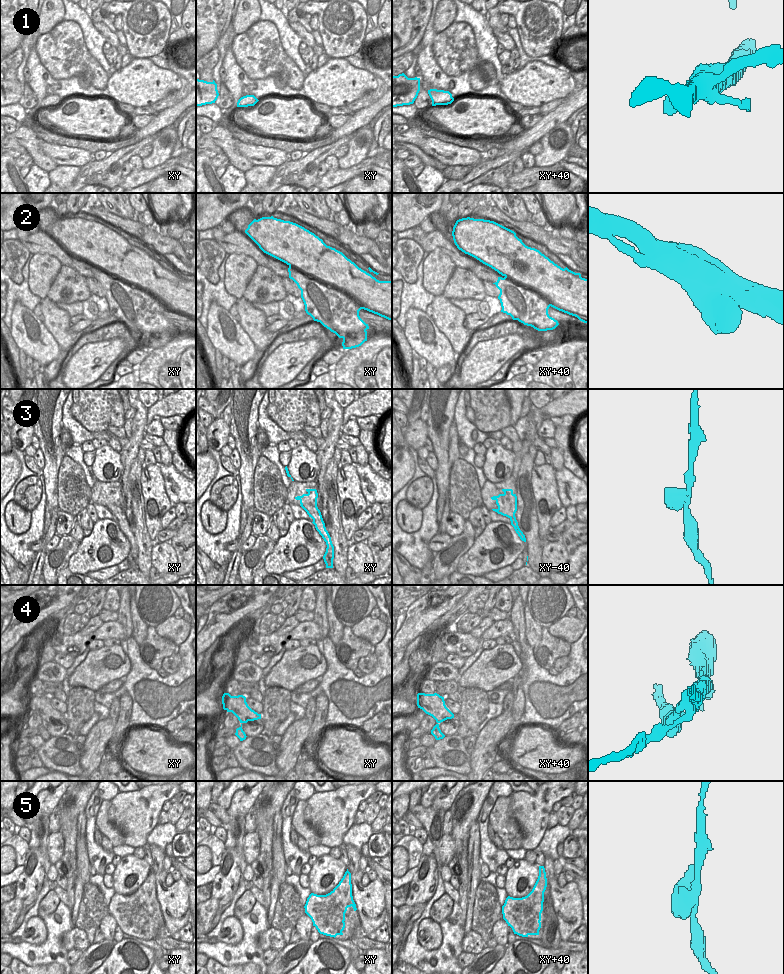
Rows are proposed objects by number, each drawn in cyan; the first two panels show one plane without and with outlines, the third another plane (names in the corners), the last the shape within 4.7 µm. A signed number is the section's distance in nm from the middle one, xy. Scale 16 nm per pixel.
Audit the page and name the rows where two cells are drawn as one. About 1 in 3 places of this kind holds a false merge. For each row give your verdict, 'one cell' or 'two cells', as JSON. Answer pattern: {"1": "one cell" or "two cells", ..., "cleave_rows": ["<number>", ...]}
{"1": "one cell", "2": "one cell", "3": "one cell", "4": "two cells", "5": "two cells", "cleave_rows": ["4", "5"]}

